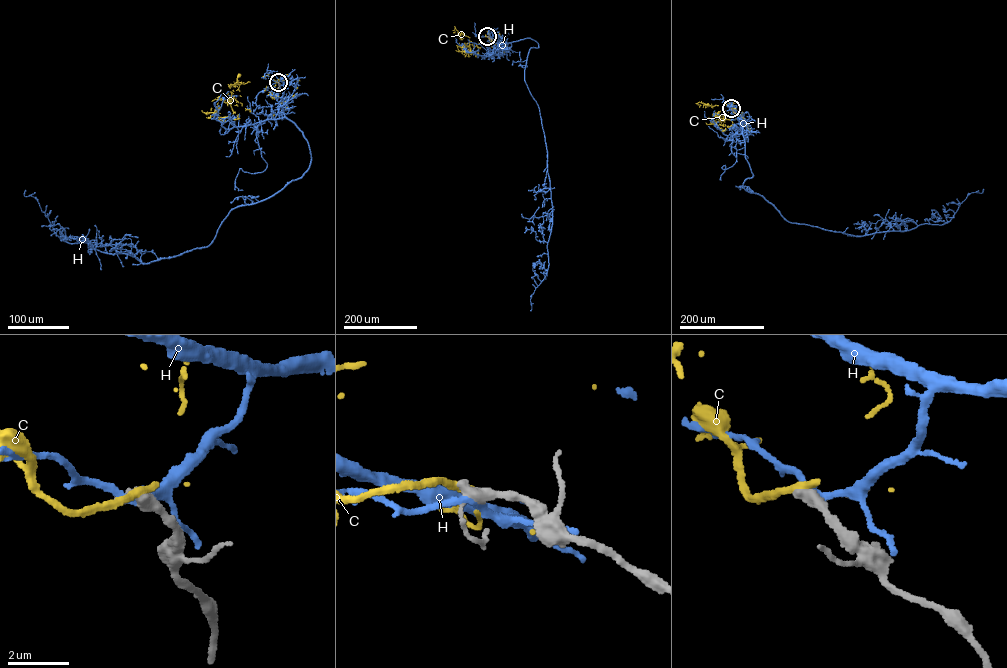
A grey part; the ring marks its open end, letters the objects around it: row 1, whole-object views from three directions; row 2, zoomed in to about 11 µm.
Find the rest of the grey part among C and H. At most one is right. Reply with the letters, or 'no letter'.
no letter

